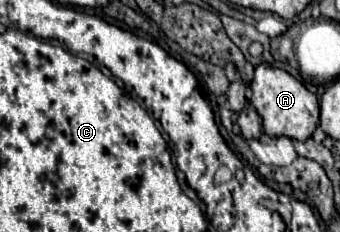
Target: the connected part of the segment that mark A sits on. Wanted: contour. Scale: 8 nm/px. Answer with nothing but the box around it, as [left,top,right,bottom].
[250,63,318,141]

